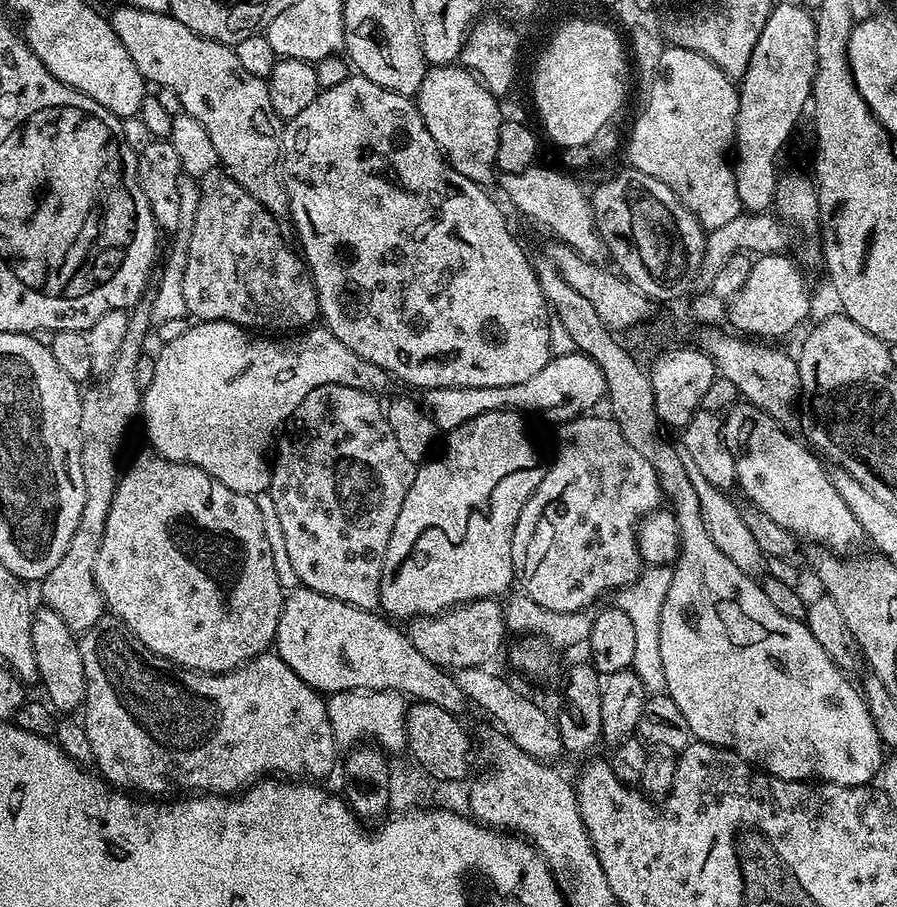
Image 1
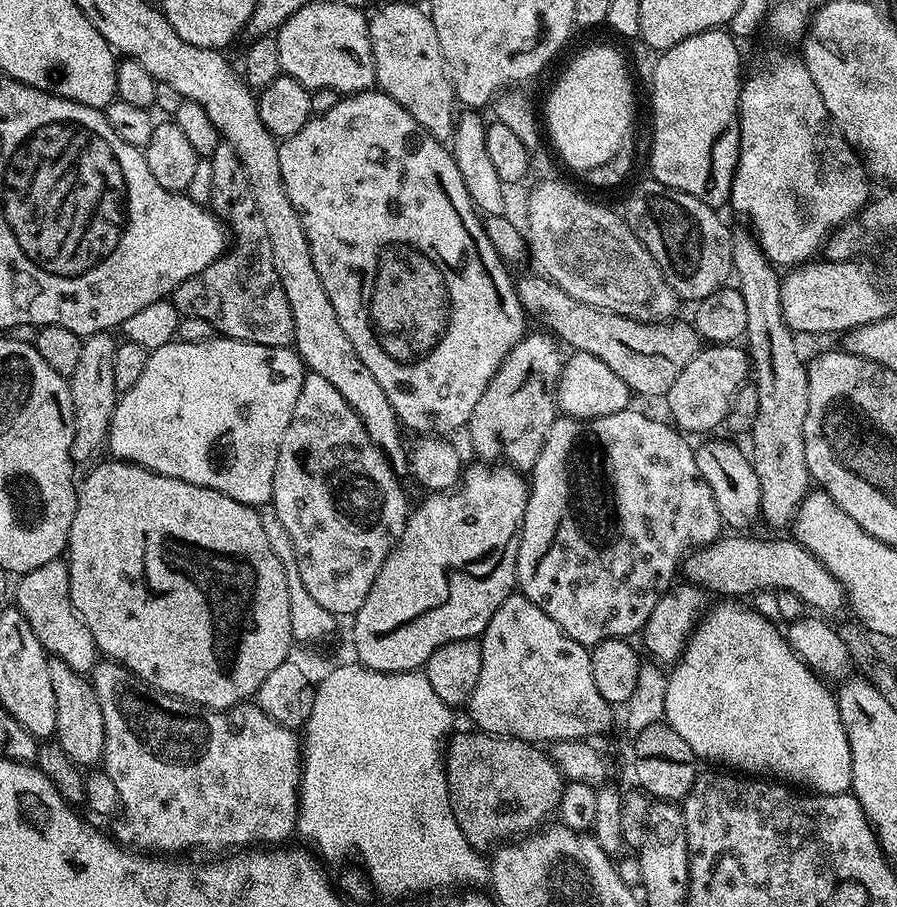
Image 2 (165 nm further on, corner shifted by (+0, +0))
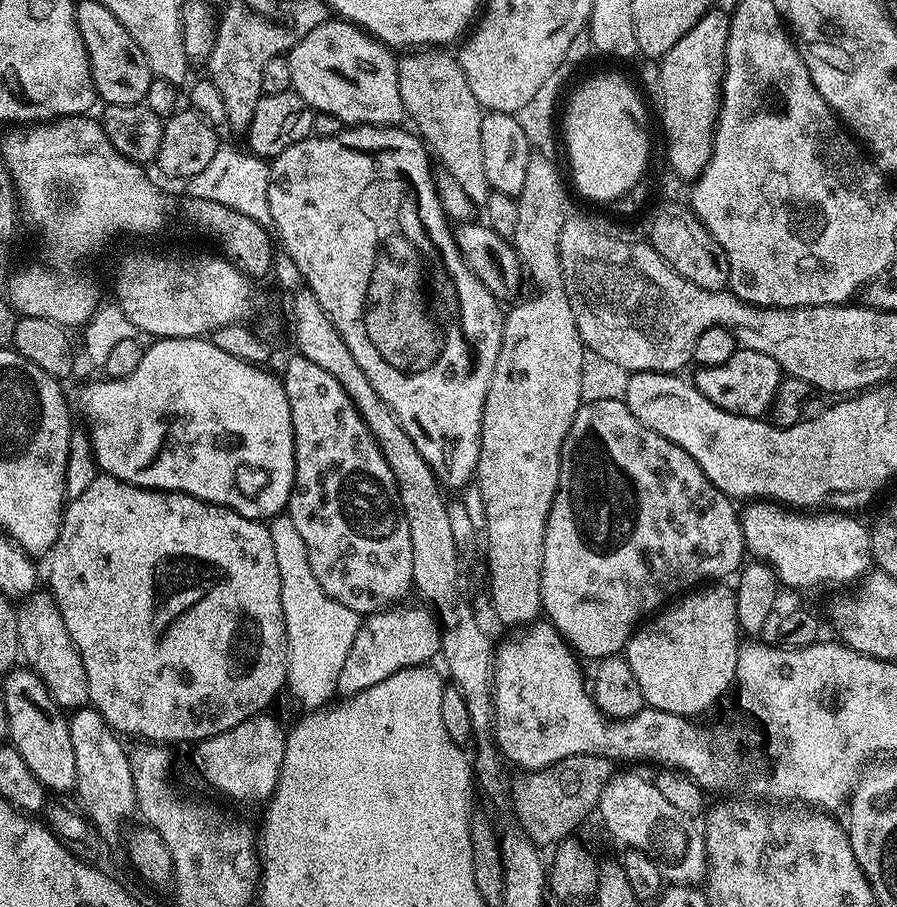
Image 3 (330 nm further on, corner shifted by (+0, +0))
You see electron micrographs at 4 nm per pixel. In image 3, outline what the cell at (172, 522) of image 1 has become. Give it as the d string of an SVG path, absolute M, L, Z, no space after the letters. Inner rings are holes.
M100 474L94 482L90 482L83 494L67 503L50 559L47 587L56 600L62 622L66 622L66 630L78 654L82 654L82 666L86 666L88 704L102 714L102 718L106 718L118 734L141 736L139 739L144 742L208 740L238 726L238 722L261 715L267 709L264 707L279 694L280 688L282 692L285 687L288 678L288 635L282 614L282 578L278 574L278 558L274 558L274 542L270 542L267 523L251 520L228 508L207 504L205 500L181 492L135 488L113 476Z

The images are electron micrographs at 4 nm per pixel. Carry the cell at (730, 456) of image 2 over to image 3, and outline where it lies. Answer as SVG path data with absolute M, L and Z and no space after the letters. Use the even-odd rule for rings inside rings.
M752 502L745 508L748 509L743 509L740 525L747 555L768 564L785 589L816 588L819 584L848 584L851 580L859 581L873 567L872 537L869 529L867 527L864 529L854 520L856 518L853 515L799 514L774 502Z

